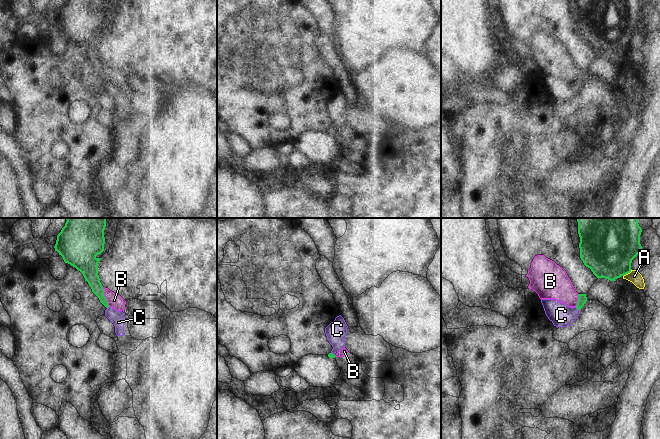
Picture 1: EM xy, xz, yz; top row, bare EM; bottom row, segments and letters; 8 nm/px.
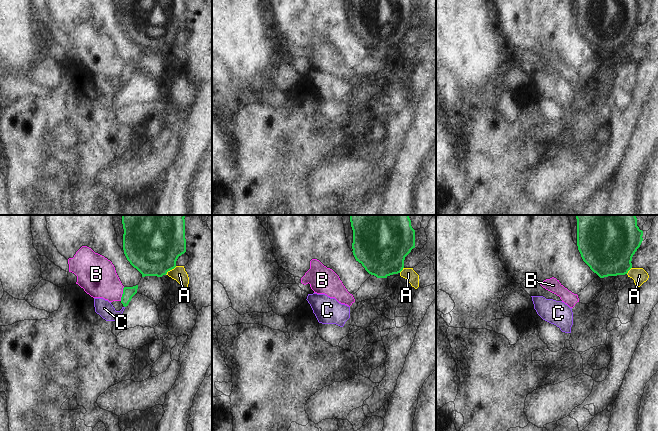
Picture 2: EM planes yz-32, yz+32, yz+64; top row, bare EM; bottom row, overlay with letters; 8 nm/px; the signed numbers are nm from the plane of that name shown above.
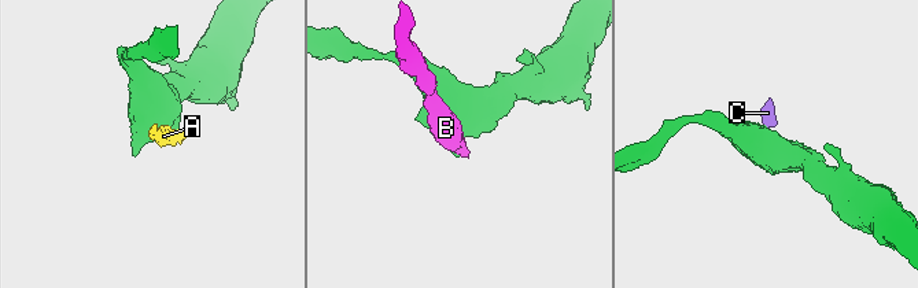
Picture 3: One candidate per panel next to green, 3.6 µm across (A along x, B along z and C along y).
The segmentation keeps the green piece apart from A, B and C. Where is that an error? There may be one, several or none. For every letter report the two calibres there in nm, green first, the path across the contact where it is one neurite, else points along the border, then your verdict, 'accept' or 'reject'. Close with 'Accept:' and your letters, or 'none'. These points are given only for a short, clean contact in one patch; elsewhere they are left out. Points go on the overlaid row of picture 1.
A: 420 nm thick on the green side, 100 nm on the other; reject
B: 130 nm thick on the green side, 120 nm on the other; border along xy (102, 287), (109, 306); reject
C: 70 nm thick on the green side, 190 nm on the other; runs through yz (582, 298), (577, 308), (568, 315), (561, 315); accept
Accept: C

